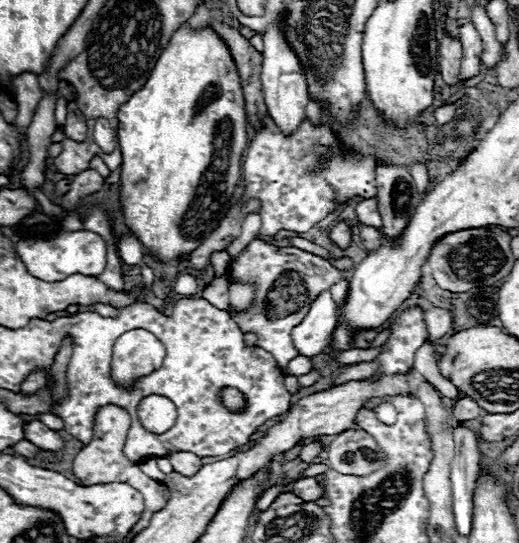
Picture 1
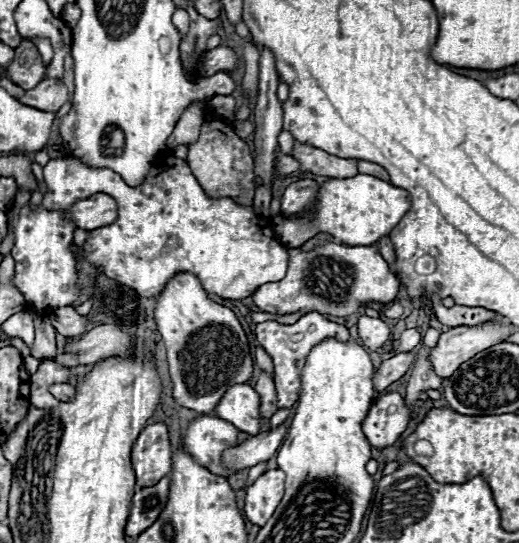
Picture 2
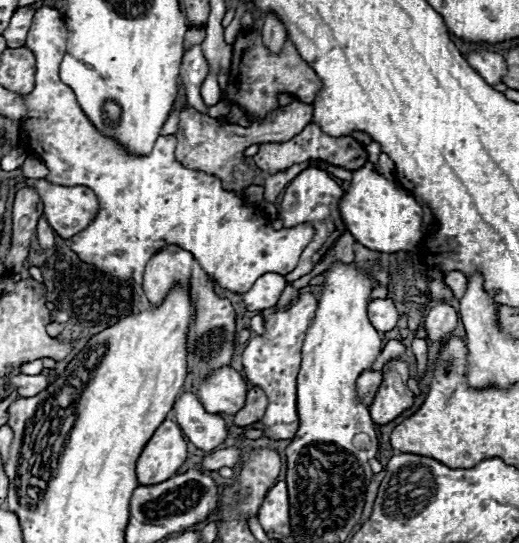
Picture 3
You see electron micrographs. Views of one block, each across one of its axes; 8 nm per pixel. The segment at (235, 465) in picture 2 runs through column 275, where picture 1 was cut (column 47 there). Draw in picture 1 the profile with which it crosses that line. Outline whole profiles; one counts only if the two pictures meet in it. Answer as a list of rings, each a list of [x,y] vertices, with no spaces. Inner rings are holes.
[[[28,422],[24,428],[24,438],[28,442],[32,442],[34,446],[38,446],[42,452],[46,454],[58,454],[64,448],[62,438],[58,436],[58,432],[46,428],[42,422]]]

